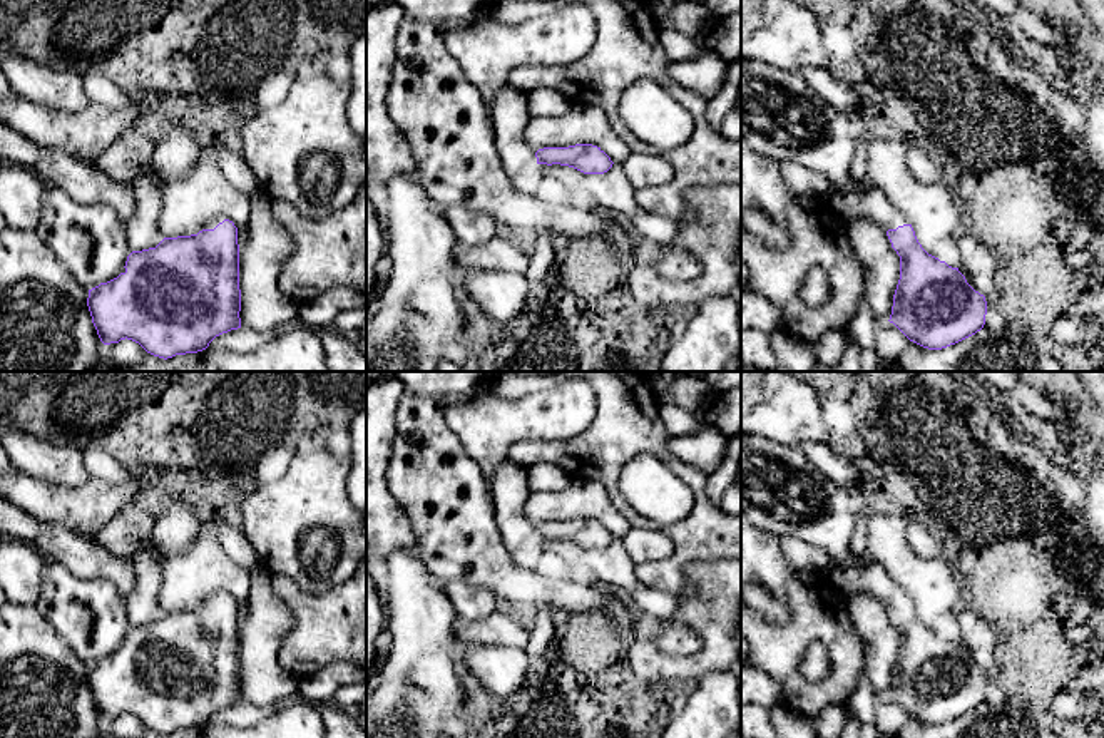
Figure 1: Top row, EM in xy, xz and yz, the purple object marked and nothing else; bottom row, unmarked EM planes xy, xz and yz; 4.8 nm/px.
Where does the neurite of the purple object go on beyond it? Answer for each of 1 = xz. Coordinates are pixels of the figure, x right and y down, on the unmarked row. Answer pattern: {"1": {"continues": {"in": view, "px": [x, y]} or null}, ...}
{"1": {"continues": null}}

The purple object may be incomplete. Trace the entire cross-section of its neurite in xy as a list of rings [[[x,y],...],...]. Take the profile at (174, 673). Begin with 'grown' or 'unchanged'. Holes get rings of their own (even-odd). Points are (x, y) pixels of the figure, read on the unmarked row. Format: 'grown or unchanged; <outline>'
grown; [[[212,594],[197,609],[164,612],[156,623],[132,626],[125,646],[89,664],[87,681],[104,720],[132,715],[159,733],[197,728],[231,705],[241,703],[238,602],[229,594]]]

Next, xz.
unchanged; [[[575,519],[569,522],[544,522],[535,527],[537,539],[560,539],[584,549],[604,549],[612,542],[611,532],[597,520]]]

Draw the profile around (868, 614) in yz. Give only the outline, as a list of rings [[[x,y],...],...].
[[[858,592],[848,597],[848,611],[865,644],[866,676],[882,698],[888,696],[900,654],[900,631],[887,606],[871,594]]]

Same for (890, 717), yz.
[[[890,696],[875,706],[875,728],[885,738],[893,738],[910,720],[910,715]]]

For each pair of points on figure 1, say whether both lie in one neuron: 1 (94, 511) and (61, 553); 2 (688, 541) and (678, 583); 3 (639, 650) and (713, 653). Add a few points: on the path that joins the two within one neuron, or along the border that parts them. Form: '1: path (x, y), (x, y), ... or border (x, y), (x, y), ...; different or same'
1: border (39, 519), (64, 526), (82, 538); different
2: path (686, 551), (678, 561), (678, 573); same
3: path (658, 665), (695, 665); same

